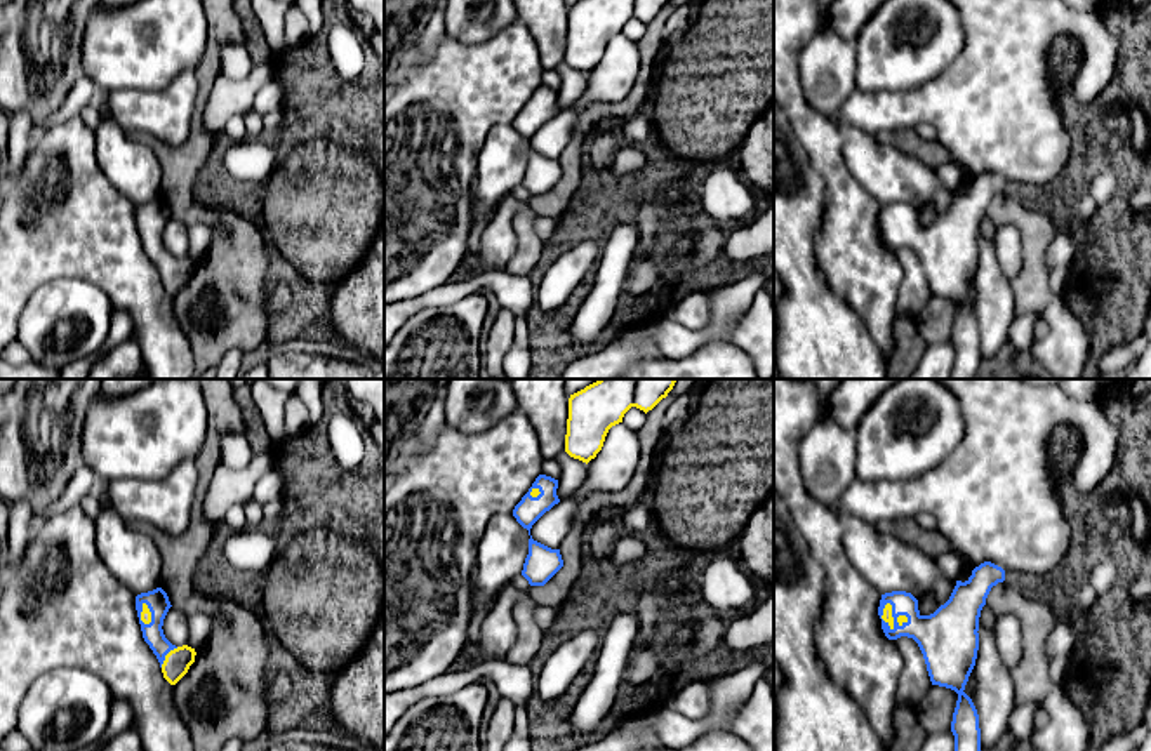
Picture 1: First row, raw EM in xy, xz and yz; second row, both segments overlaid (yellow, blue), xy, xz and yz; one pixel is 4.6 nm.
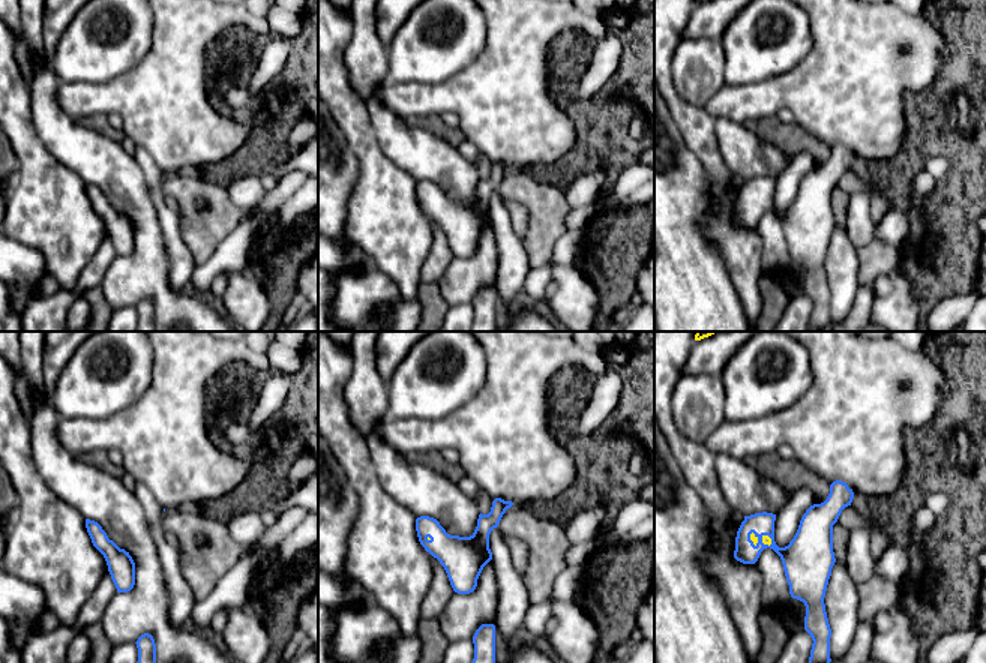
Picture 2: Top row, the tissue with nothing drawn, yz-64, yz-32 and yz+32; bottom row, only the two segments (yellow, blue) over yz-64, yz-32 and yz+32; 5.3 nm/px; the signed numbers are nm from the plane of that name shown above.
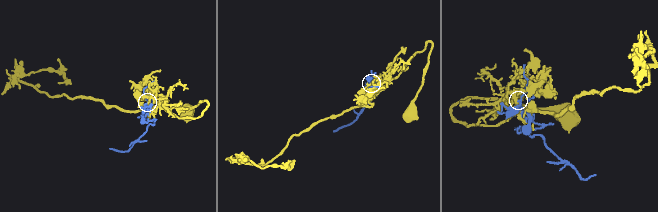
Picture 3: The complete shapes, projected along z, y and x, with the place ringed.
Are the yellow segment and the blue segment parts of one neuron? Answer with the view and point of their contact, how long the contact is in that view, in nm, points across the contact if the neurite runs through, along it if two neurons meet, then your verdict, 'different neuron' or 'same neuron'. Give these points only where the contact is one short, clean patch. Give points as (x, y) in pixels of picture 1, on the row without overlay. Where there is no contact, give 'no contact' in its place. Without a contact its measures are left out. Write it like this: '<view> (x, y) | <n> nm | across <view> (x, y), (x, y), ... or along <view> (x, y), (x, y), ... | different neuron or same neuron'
yz (892, 228) | 140 nm | different neuron

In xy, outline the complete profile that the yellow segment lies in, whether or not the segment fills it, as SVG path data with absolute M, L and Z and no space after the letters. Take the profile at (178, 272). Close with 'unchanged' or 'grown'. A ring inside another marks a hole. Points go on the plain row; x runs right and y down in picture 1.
M183 256L174 261L170 261L165 266L165 271L162 275L163 289L176 296L190 280L190 276L195 273L195 259Z; unchanged

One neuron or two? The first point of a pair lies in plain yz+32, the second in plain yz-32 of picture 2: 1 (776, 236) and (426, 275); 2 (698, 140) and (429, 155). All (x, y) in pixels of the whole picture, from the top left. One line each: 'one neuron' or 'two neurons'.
1: one neuron
2: two neurons

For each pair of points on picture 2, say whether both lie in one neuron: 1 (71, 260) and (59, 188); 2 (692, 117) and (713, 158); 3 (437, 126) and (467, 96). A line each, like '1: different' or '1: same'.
1: same
2: same
3: different

